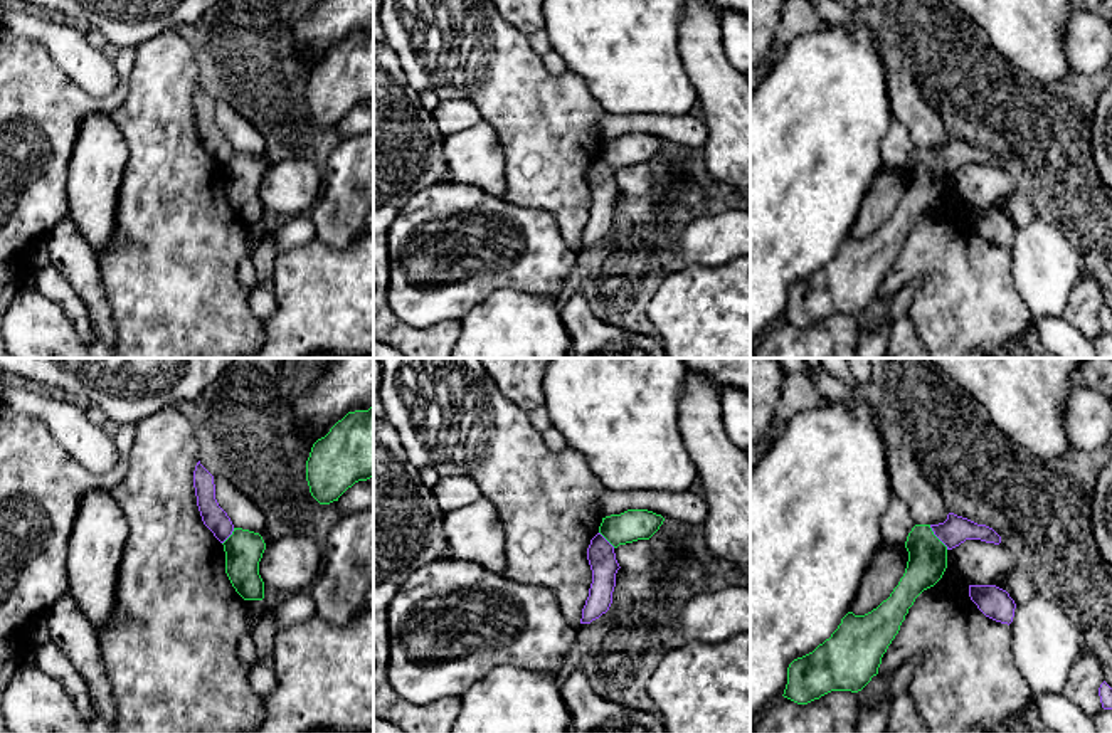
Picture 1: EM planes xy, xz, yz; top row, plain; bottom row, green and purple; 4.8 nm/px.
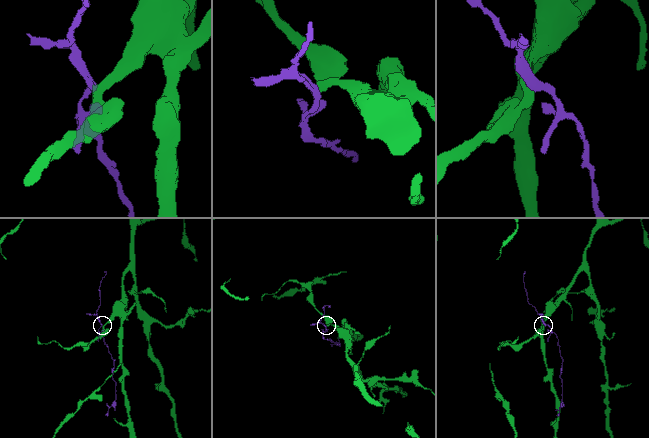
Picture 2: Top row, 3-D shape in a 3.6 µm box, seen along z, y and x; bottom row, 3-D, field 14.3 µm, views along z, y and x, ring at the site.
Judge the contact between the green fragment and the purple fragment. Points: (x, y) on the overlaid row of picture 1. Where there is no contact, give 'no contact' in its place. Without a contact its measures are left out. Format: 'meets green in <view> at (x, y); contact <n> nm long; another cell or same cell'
meets green in yz at (936, 537); contact 150 nm long; another cell

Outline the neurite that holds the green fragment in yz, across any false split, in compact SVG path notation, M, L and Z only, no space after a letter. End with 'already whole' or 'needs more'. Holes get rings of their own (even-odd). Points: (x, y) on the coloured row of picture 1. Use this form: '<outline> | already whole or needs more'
M915 525L905 548L907 568L890 597L865 615L848 612L829 639L794 659L787 667L784 698L808 704L831 691L858 693L878 674L908 609L947 568L947 546L930 525Z | already whole

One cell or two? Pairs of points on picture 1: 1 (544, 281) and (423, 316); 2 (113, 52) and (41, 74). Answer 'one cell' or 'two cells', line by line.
1: one cell
2: one cell

